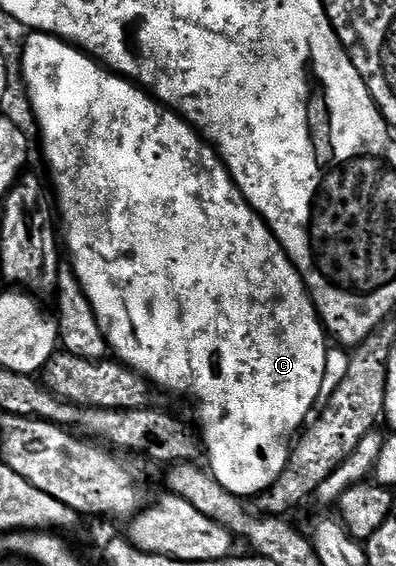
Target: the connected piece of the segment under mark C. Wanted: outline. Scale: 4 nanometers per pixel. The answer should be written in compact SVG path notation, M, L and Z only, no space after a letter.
M31 32L28 37L28 40L23 44L23 84L27 87L27 100L31 103L32 110L35 111L35 120L39 123L39 132L43 135L43 156L47 159L48 170L51 171L52 181L50 180L50 183L53 185L53 192L57 197L57 216L61 221L62 235L65 237L65 250L66 253L68 250L71 254L72 267L75 269L77 278L93 306L93 314L97 314L97 322L101 322L101 334L105 334L108 349L113 353L114 359L144 376L156 389L164 388L165 391L172 392L175 396L184 396L185 399L192 400L195 403L196 410L199 411L199 424L203 427L201 444L205 449L205 460L207 456L208 462L211 463L209 471L215 477L215 481L221 486L225 486L225 490L229 490L240 498L258 497L259 493L264 492L266 488L270 488L272 482L283 472L283 467L287 465L289 455L289 441L308 423L309 417L312 415L311 407L320 403L321 378L325 378L325 354L329 347L329 336L323 327L323 321L315 312L315 304L311 300L311 295L307 293L307 287L303 285L298 270L295 269L293 262L285 254L281 242L277 242L277 238L271 233L267 223L252 210L246 198L241 194L239 187L233 182L233 178L228 174L219 153L179 113L163 107L152 93L140 88L132 80L126 80L125 77L117 75L111 69L104 68L95 57L87 55L82 48L67 43L61 37L50 36L47 32Z

